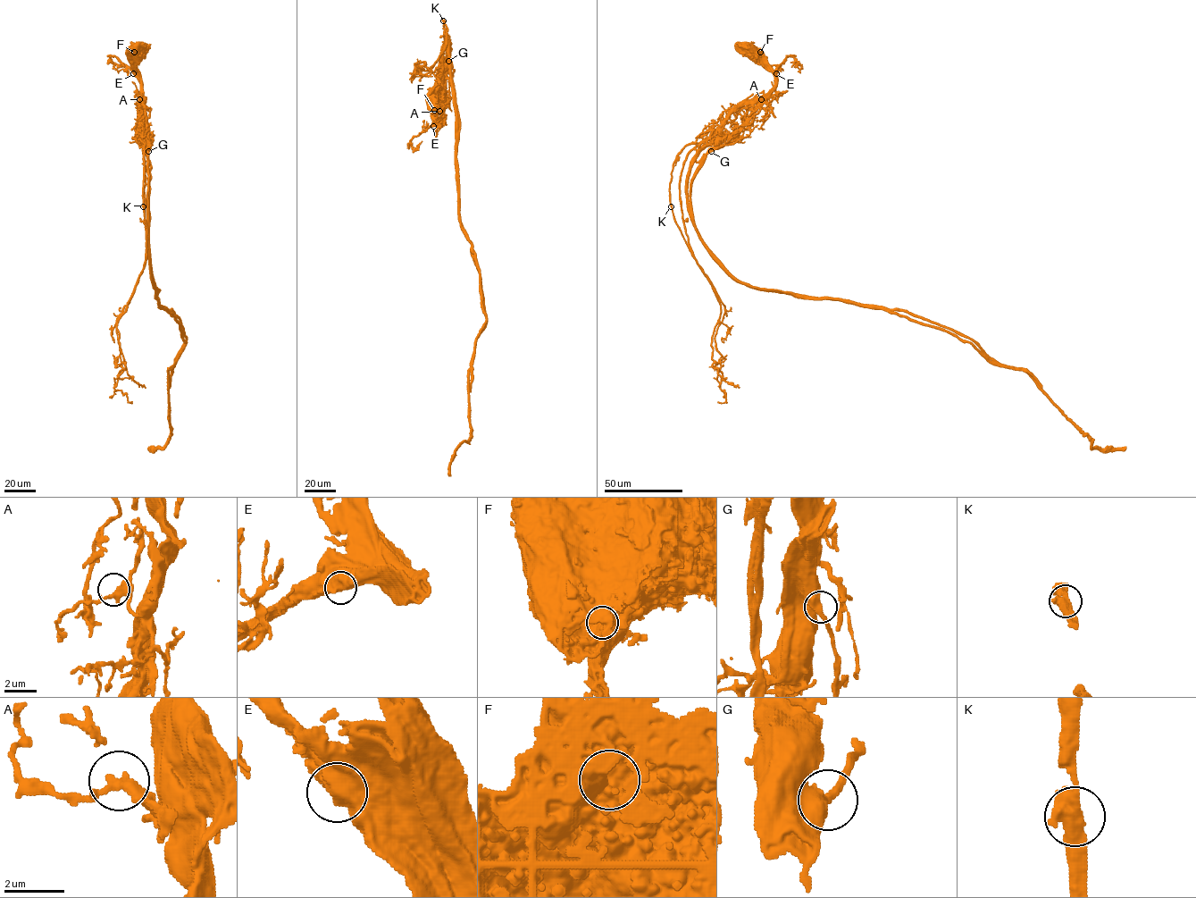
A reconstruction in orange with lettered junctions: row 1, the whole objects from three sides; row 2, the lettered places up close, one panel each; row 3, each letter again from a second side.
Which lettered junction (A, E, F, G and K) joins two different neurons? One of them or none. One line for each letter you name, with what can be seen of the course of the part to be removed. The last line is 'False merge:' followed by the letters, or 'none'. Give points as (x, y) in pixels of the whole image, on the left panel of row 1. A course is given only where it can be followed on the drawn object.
F: (134, 52), (145, 97), (150, 168), (151, 278), (158, 303), (179, 318), (186, 336), (171, 366), (169, 389)
False merge: F

